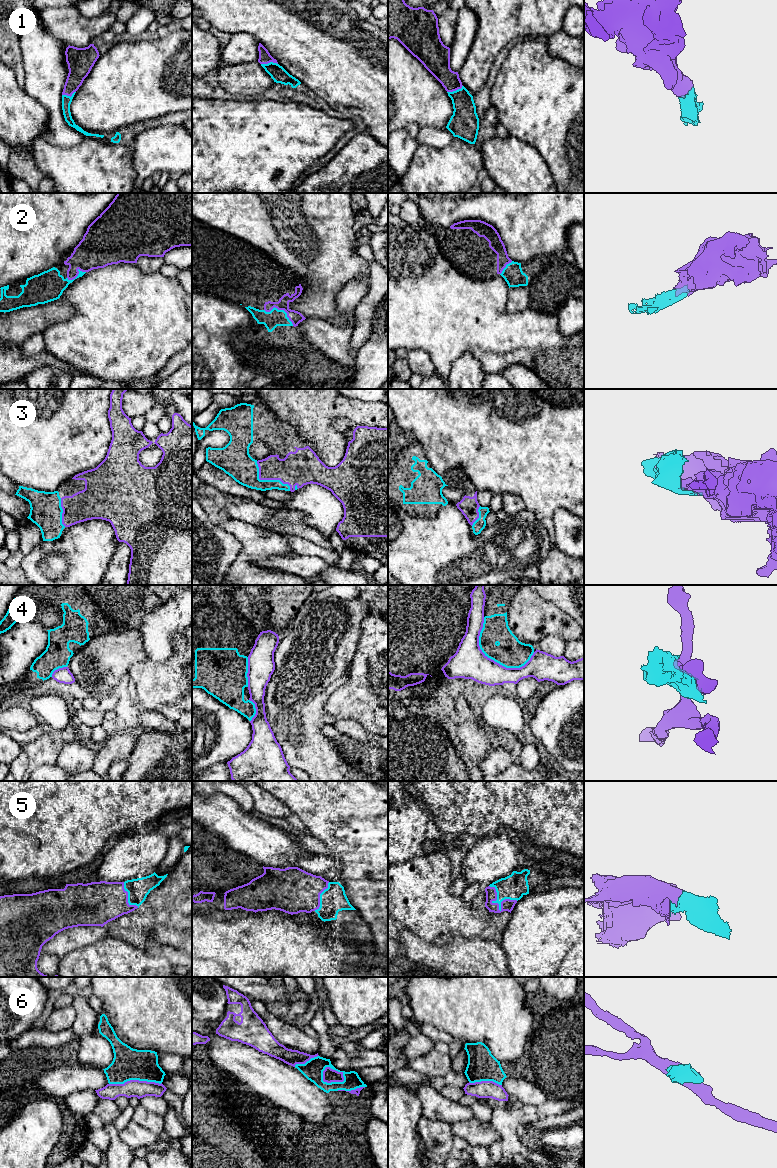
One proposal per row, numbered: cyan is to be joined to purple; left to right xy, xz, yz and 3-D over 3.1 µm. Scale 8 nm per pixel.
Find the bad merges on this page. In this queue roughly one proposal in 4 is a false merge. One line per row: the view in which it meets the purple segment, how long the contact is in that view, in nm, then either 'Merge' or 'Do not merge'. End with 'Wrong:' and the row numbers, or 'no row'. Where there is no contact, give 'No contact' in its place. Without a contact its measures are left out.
1: Touches purple in xz. Shared border 140 nm. Merge
2: Touches purple in xz. Shared border 280 nm. Merge
3: Touches purple in xz. Shared border 360 nm. Merge
4: Touches purple in yz. Shared border 500 nm. Do not merge
5: Touches purple in yz. Shared border 260 nm. Merge
6: Touches purple in xz. Shared border 200 nm. Do not merge
Wrong: 4, 6

